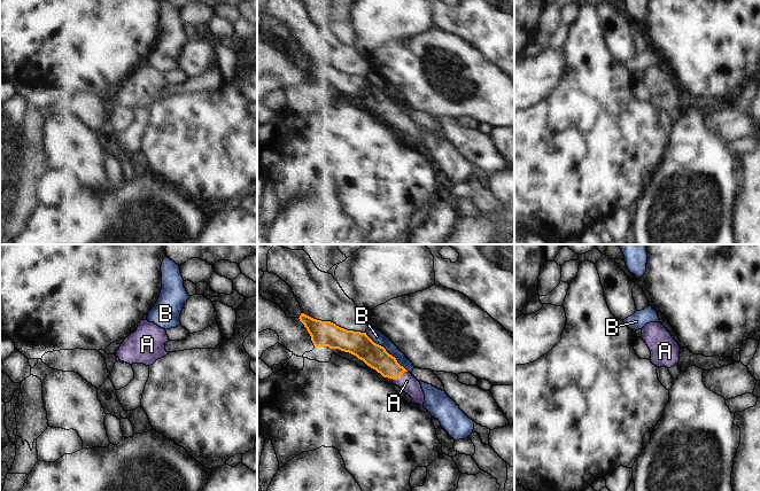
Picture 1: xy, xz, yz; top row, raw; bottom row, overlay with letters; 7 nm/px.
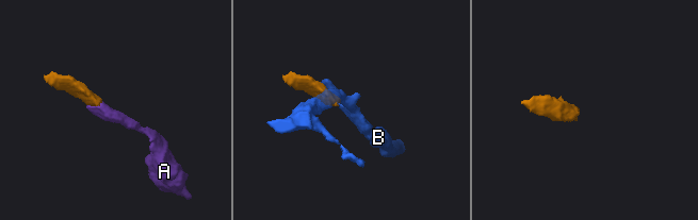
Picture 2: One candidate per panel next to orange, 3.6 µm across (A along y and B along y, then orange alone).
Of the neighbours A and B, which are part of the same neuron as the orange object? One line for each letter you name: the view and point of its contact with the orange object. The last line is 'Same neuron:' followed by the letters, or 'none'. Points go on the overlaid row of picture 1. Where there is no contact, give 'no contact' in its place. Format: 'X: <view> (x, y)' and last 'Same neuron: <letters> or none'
A: xz (400, 375)
Same neuron: A

